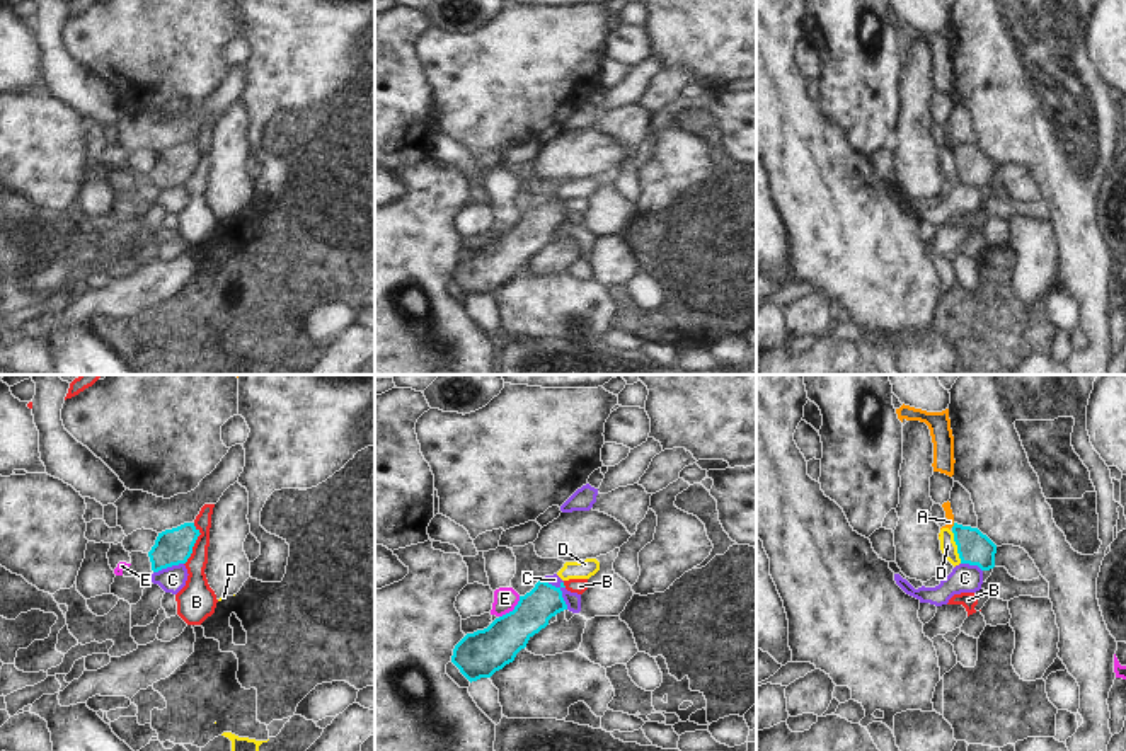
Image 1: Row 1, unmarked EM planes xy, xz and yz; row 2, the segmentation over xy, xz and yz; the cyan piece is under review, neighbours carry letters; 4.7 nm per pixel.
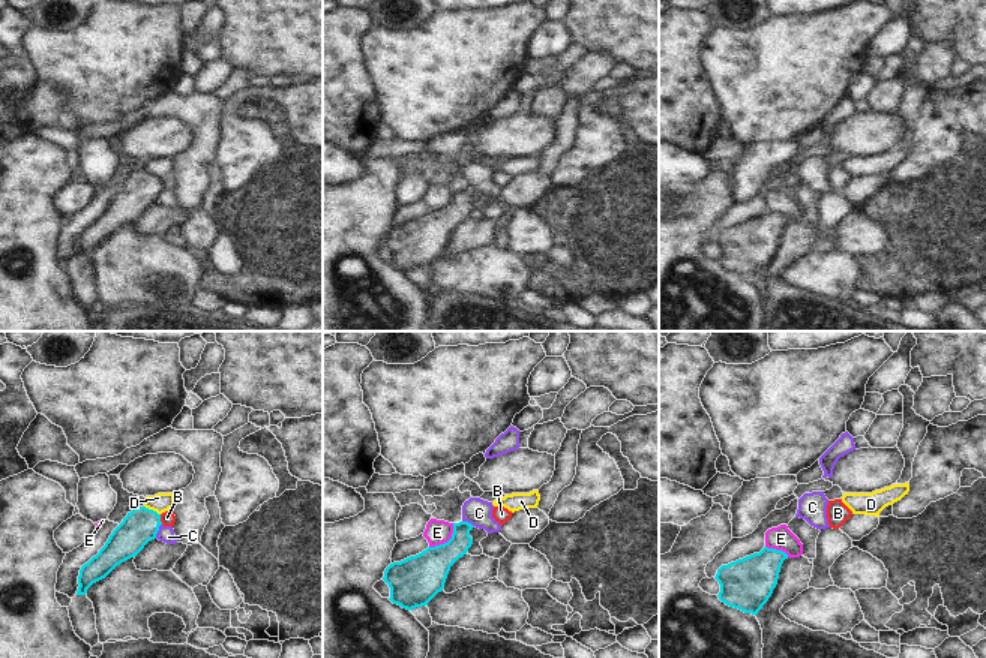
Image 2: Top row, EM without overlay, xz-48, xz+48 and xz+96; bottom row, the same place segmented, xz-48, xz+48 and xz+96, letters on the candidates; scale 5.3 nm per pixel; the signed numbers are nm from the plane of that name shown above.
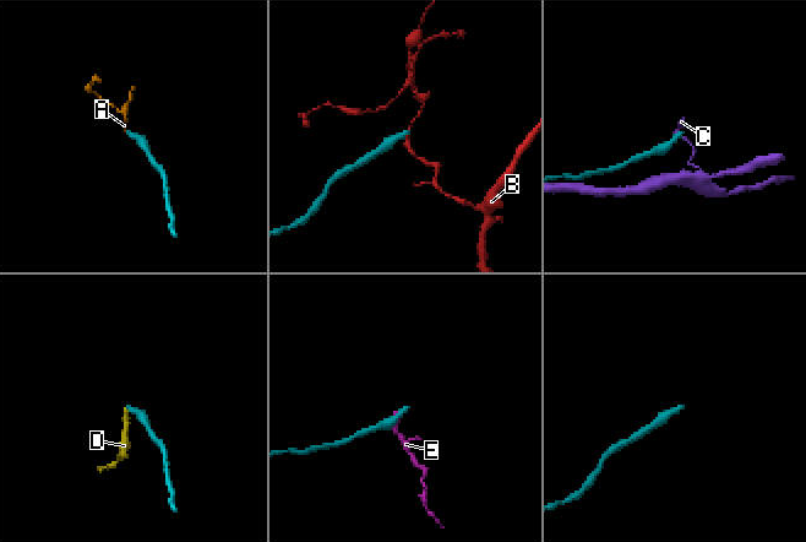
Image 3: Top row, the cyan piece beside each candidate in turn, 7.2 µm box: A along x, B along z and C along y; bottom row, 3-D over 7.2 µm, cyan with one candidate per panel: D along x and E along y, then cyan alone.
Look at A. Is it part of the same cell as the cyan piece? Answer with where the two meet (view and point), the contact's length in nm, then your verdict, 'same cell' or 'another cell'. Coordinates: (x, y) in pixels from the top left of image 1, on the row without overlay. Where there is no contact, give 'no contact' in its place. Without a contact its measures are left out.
contact yz (954, 143); length 30 nm; another cell

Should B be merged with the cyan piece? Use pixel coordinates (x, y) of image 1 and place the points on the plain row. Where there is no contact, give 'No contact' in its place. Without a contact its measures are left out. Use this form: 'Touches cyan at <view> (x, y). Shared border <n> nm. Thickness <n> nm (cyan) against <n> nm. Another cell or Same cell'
Touches cyan at xy (195, 160). Shared border 200 nm. Thickness 170 nm (cyan) against 150 nm. Another cell.

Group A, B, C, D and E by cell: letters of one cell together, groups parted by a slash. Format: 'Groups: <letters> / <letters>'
Groups: A D / B / C / E.

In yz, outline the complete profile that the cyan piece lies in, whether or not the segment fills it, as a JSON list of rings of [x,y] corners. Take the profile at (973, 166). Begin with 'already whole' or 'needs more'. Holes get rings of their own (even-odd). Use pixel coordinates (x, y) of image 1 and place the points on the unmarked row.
already whole; [[[954,141],[954,160],[961,182],[978,184],[981,189],[995,186],[997,163],[978,146]]]

